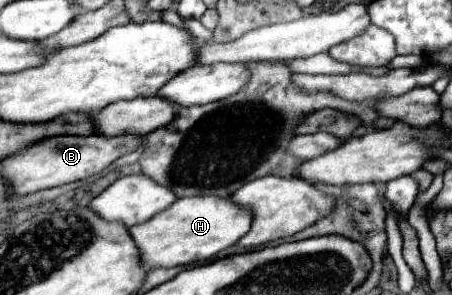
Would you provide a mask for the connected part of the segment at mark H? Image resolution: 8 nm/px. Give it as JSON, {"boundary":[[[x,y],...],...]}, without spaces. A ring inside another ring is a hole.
{"boundary":[[[196,196],[180,198],[168,210],[162,210],[148,222],[132,226],[130,238],[134,238],[140,250],[140,262],[146,268],[172,268],[186,266],[200,260],[208,260],[218,252],[230,248],[250,230],[252,214],[248,208],[236,206],[228,198]]]}

